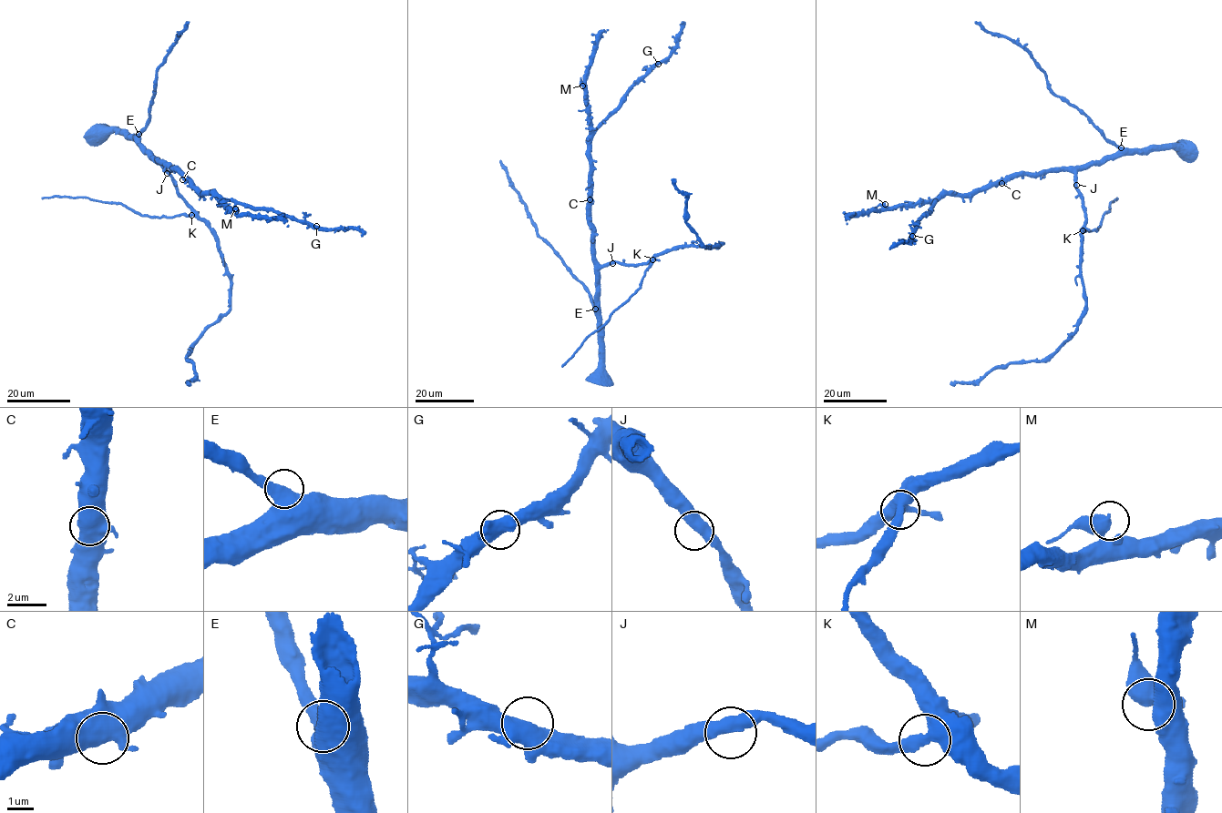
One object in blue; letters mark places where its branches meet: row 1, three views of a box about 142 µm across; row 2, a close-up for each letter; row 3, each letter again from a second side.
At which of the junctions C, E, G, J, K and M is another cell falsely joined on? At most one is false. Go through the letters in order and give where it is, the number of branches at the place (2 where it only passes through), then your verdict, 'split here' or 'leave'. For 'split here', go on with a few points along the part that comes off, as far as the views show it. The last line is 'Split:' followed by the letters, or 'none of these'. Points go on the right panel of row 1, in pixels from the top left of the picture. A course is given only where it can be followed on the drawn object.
C: at (1001, 183); 2 branches meet; leave
E: at (1121, 147); 2 branches meet; leave
G: at (912, 236); 2 branches meet; leave
J: at (1076, 185); 2 branches meet; leave
K: at (1083, 230); 2 branches meet; split here; foreign part runs (1083, 230), (1100, 227), (1110, 202), (1116, 199)
M: at (885, 204); 2 branches meet; leave
Split: K

